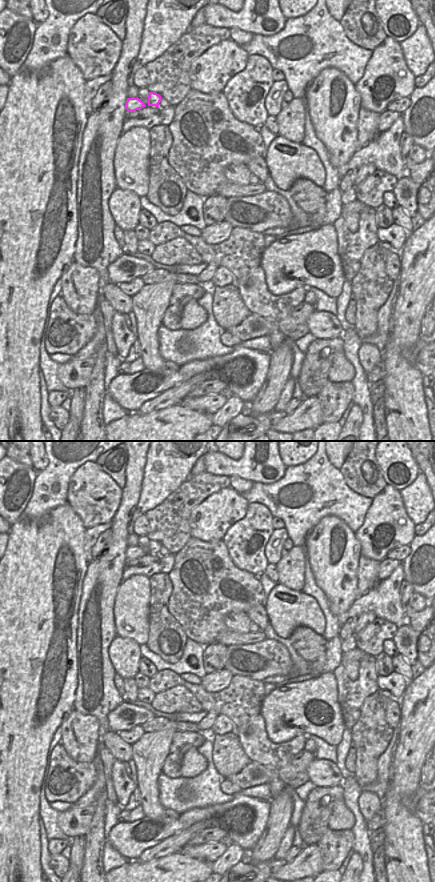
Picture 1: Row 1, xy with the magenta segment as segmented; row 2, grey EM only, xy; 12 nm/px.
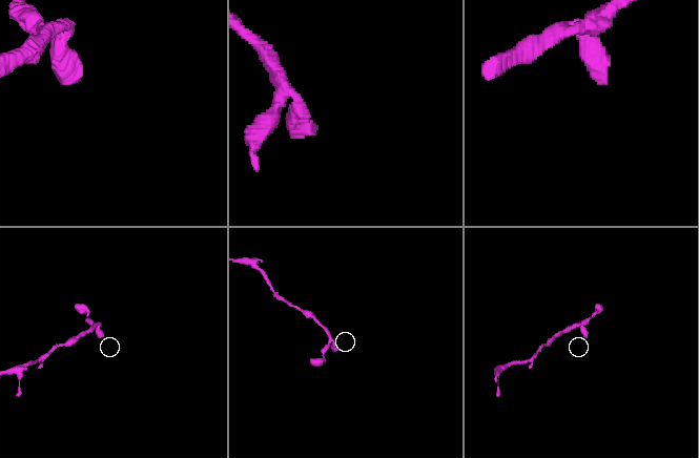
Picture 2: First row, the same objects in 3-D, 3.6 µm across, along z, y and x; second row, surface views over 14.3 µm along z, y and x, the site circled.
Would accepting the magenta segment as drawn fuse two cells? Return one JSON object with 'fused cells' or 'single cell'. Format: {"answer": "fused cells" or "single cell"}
{"answer": "single cell"}

